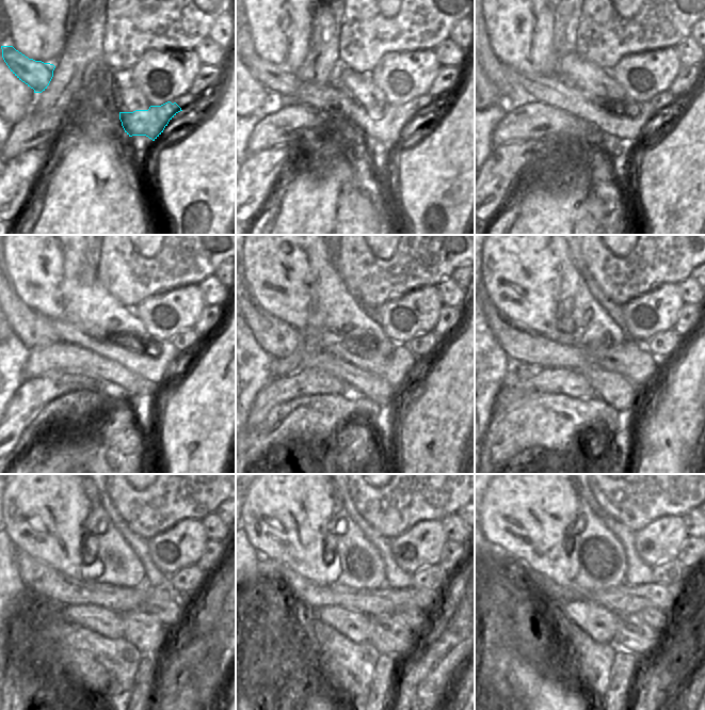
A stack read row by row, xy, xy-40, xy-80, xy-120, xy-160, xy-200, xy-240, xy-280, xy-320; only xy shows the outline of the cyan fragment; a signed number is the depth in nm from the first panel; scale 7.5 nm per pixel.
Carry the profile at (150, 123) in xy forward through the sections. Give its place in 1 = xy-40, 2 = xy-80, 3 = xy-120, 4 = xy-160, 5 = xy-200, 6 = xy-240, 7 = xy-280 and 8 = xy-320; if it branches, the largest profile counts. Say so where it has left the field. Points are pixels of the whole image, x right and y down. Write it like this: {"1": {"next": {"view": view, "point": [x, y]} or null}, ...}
{"1": {"next": {"view": "xy-40", "point": [387, 123]}}, "2": {"next": {"view": "xy-80", "point": [624, 119]}}, "3": {"next": {"view": "xy-120", "point": [151, 358]}}, "4": {"next": {"view": "xy-160", "point": [395, 362]}}, "5": {"next": {"view": "xy-200", "point": [629, 358]}}, "6": {"next": {"view": "xy-240", "point": [159, 602]}}, "7": {"next": {"view": "xy-280", "point": [413, 616]}}, "8": {"next": {"view": "xy-320", "point": [657, 619]}}}

